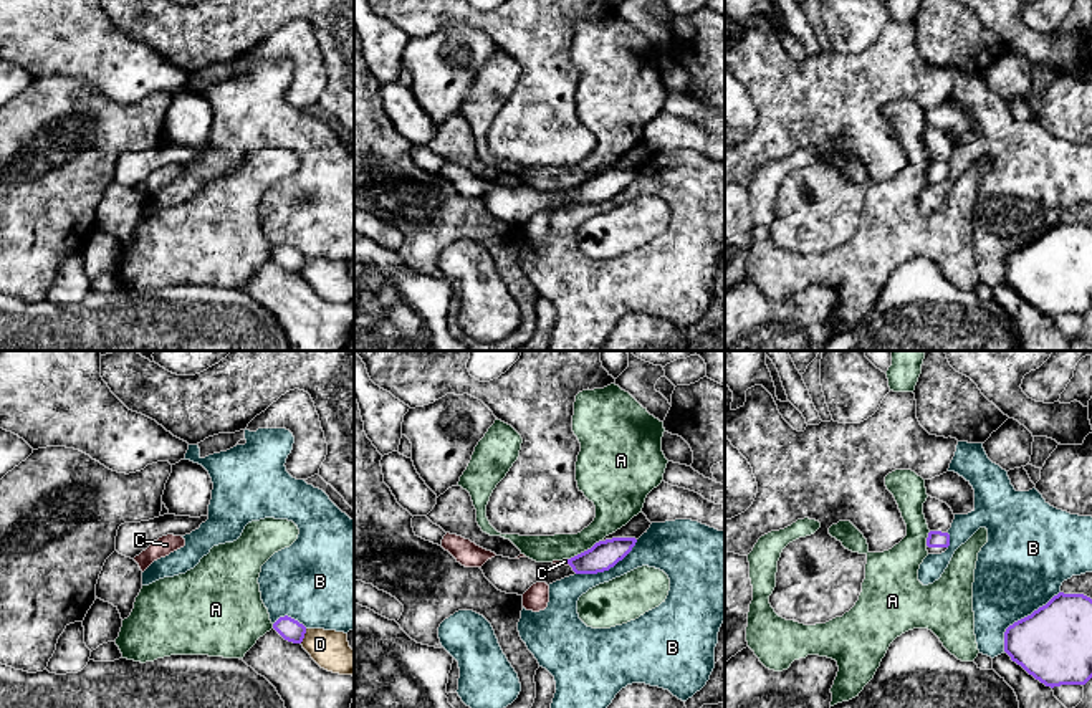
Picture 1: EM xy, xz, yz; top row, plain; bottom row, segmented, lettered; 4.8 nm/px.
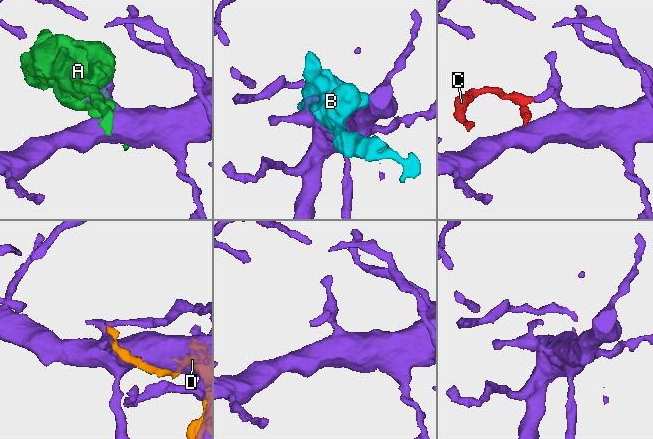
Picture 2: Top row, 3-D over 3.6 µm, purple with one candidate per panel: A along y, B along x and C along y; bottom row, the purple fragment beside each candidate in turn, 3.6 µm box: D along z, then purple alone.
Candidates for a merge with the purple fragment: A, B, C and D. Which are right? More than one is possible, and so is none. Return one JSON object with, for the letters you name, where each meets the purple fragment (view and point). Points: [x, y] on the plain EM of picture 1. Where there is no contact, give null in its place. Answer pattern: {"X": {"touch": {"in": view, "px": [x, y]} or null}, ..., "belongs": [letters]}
{"C": {"touch": {"in": "xz", "px": [568, 192]}}, "belongs": ["C"]}

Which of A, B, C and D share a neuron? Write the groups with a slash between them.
A / B / C / D

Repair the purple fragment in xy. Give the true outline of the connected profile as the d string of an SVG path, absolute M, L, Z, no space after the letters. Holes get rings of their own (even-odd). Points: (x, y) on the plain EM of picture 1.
M285 245L280 246L275 253L273 258L288 271L293 273L301 273L306 263L306 256L299 253L298 250Z

